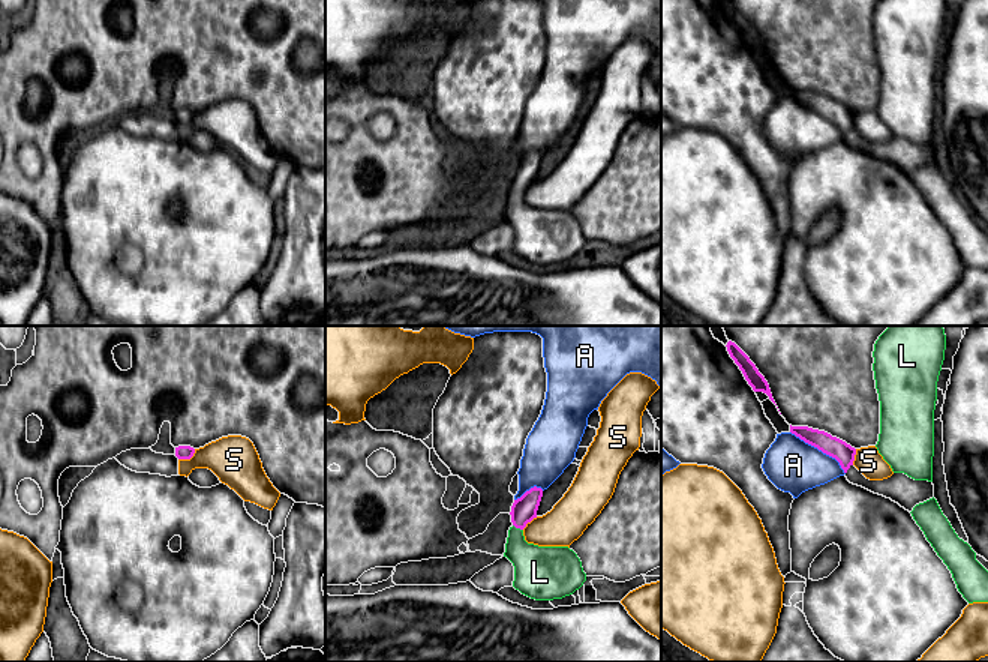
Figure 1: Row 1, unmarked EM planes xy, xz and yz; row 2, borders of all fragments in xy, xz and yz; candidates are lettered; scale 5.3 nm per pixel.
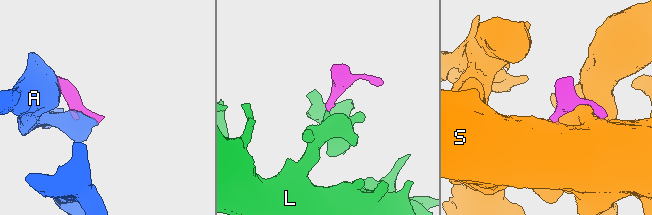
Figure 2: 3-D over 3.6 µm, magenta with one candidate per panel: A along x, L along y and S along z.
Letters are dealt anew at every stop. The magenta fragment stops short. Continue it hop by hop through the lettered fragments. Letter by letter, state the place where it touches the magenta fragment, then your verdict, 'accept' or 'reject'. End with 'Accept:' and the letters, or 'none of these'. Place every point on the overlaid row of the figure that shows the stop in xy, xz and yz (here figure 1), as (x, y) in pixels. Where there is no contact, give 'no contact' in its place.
A: contact yz (820, 449); reject
L: contact xz (517, 527); accept
S: contact xy (188, 458); reject
Accept: L

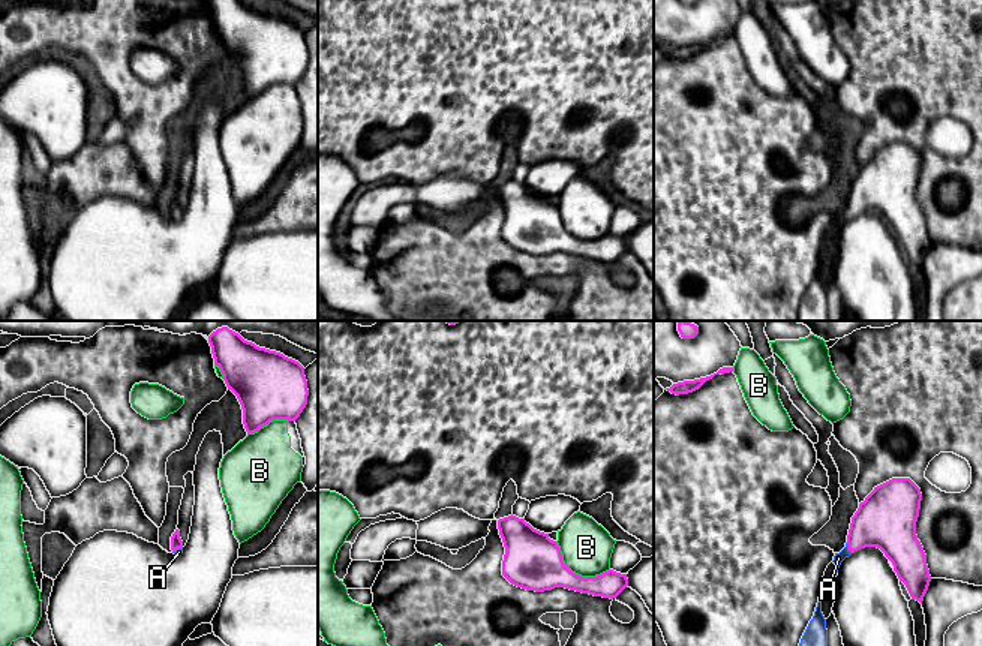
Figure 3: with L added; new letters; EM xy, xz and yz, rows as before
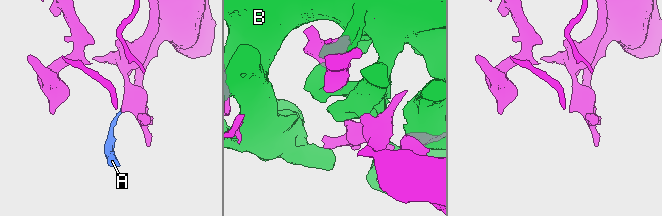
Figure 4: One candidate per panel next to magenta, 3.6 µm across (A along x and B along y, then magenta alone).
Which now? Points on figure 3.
A: contact yz (849, 547); accept
B: contact xz (574, 573); reject
Accept: A

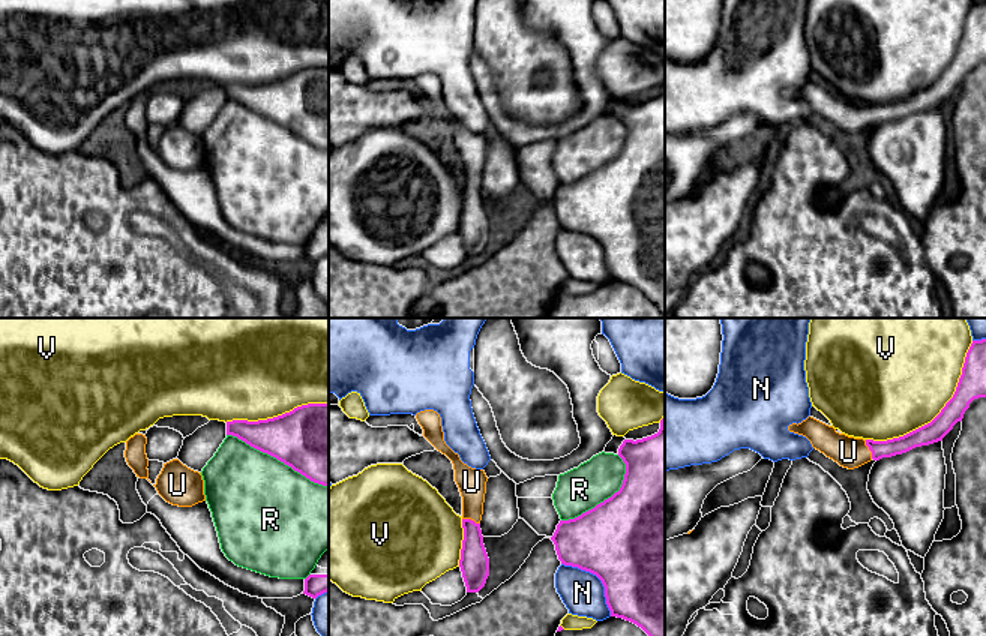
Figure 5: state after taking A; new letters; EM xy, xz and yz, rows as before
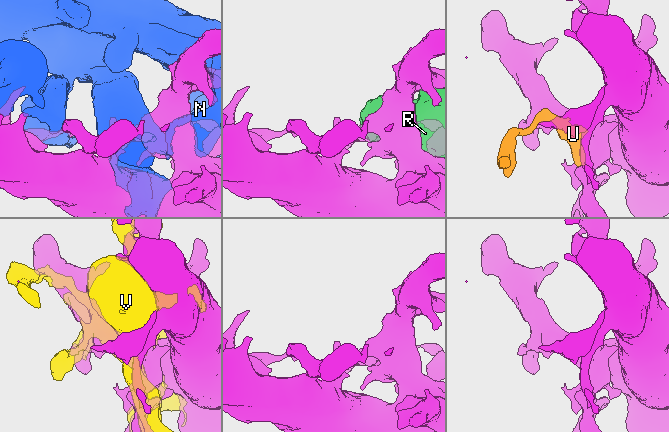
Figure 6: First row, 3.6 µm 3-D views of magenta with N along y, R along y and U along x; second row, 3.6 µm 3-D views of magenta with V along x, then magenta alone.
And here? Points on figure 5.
N: contact xz (599, 578); reject
R: contact xy (278, 459); reject
U: contact yz (869, 449); accept
V: contact yz (940, 413); reject
Accept: U

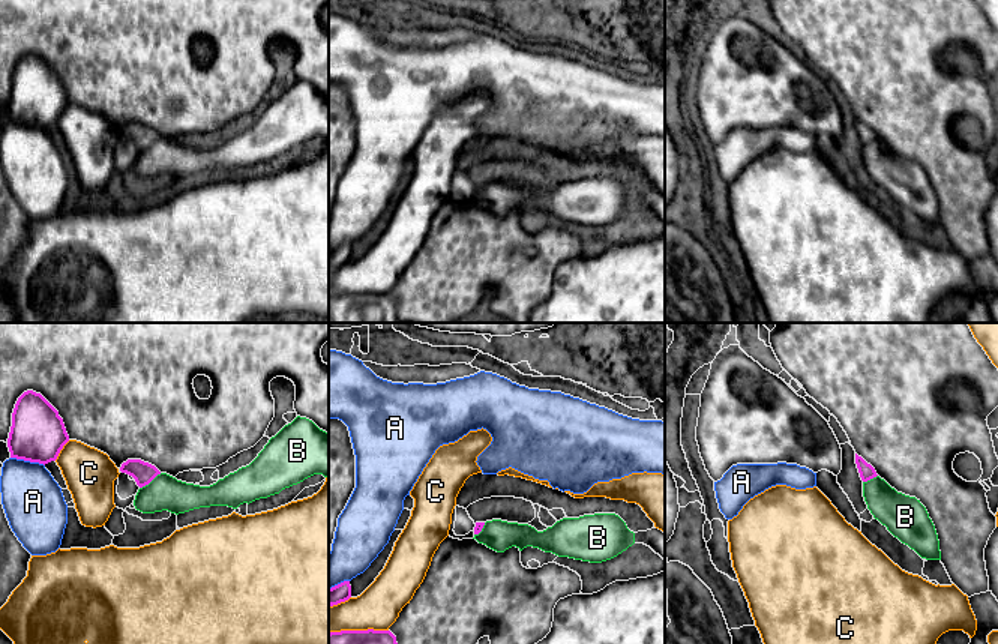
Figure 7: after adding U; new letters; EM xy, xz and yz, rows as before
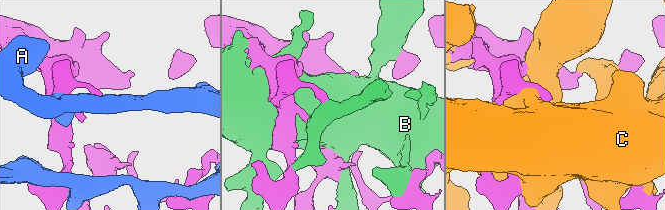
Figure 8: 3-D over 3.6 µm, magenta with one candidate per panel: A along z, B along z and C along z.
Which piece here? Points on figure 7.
A: contact xy (27, 460); reject
B: contact xy (150, 481); reject
C: contact xz (357, 631); reject
Accept: none of these

